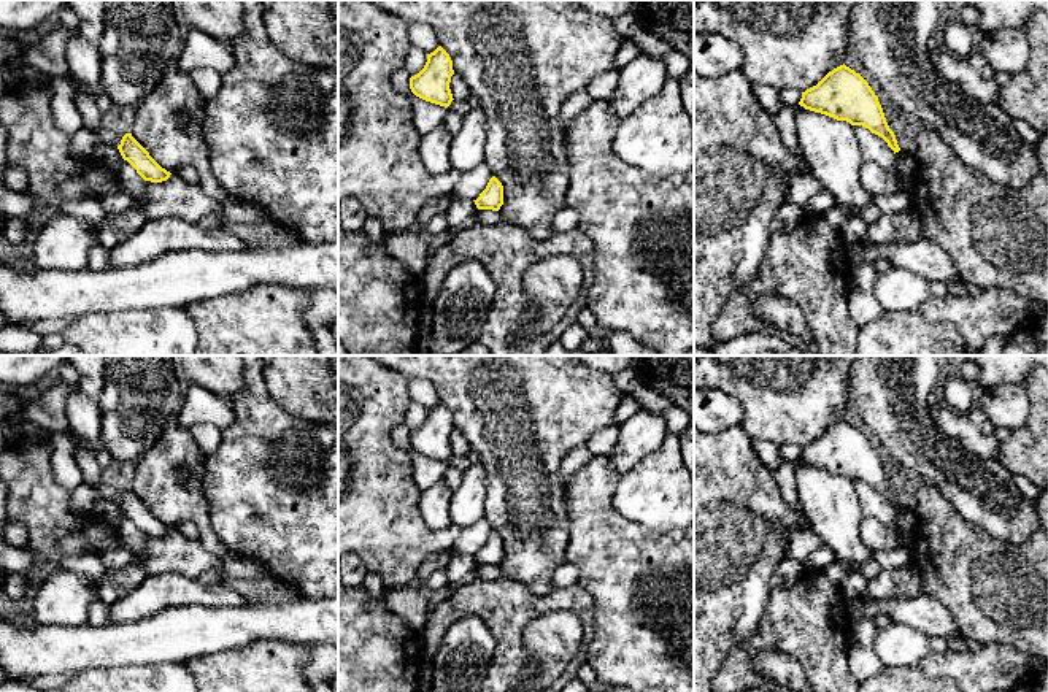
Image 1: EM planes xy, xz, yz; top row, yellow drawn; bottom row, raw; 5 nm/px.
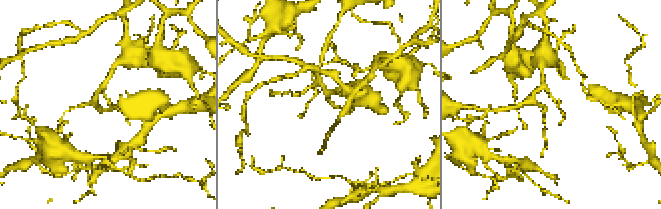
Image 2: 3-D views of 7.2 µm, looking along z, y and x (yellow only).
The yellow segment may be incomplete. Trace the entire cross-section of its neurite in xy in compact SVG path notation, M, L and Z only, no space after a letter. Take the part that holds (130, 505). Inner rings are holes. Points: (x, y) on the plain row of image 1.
M132 489L122 492L118 505L122 514L127 516L144 536L162 538L170 533L171 529L162 524Z

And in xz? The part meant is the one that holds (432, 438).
M438 402L433 408L427 409L424 424L410 433L410 444L422 456L448 463L454 456L449 444L453 430L453 416Z

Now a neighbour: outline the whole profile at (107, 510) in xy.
M102 494L102 498L95 505L92 516L105 521L113 529L119 529L119 524L124 514L118 502L113 502Z

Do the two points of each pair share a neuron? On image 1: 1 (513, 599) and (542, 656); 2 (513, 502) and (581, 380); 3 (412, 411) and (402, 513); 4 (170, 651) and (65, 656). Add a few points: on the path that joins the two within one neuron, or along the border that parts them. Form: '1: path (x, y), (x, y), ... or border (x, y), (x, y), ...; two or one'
1: border (561, 608), (529, 622), (521, 638), (523, 656); two
2: path (521, 472), (521, 440), (551, 410); one
3: border (410, 400), (402, 419); two
4: path (145, 648), (91, 648); one

